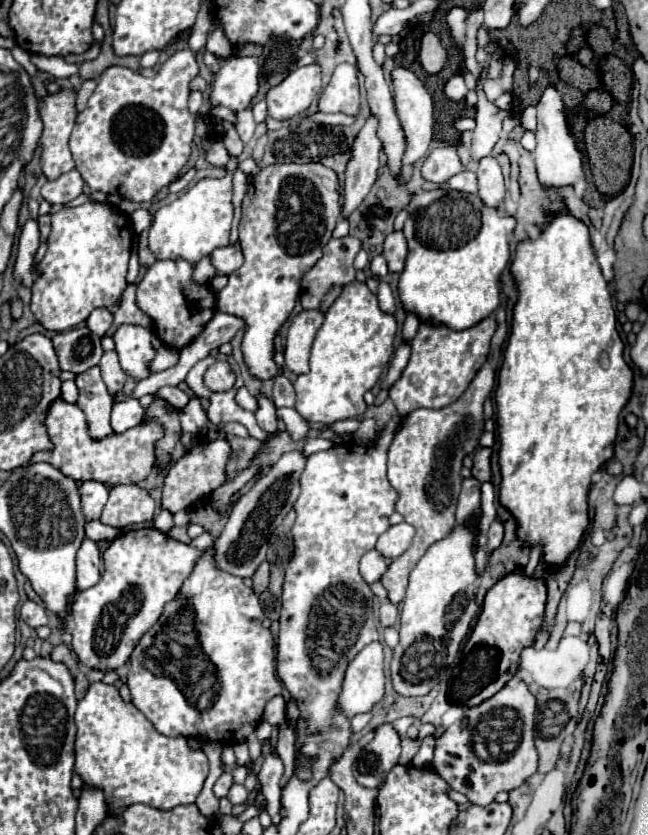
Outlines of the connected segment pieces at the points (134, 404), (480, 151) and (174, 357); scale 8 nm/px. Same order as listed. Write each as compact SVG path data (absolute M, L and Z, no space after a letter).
M128 399L124 403L116 403L112 409L112 431L124 433L136 425L140 425L144 419L144 409L138 403L138 399Z
M480 83L478 105L476 105L476 129L472 137L472 161L474 163L490 155L492 147L502 135L502 119L504 119L504 111L500 111L486 99L482 83Z
M162 345L162 347L158 349L158 355L154 357L154 361L150 363L150 369L156 371L156 373L158 373L158 371L164 371L164 369L176 365L176 363L178 363L178 357L180 357L178 349L170 349L170 347Z

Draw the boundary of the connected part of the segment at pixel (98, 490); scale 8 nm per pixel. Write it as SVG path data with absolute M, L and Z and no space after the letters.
M84 481L80 487L80 495L82 495L82 513L84 513L86 521L100 519L100 513L108 499L108 489L104 487L104 483Z

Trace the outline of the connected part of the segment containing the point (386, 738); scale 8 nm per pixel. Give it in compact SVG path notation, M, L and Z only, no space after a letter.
M390 725L376 727L376 737L354 761L354 779L362 787L378 787L400 757L400 737Z

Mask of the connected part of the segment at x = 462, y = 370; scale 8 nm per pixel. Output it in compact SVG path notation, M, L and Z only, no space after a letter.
M492 317L480 321L478 325L452 331L448 327L434 327L422 323L416 337L410 343L412 355L402 371L402 377L390 387L390 399L402 417L412 413L414 409L442 409L454 403L476 377L478 369L484 365L490 353L490 339L496 331L496 321Z

